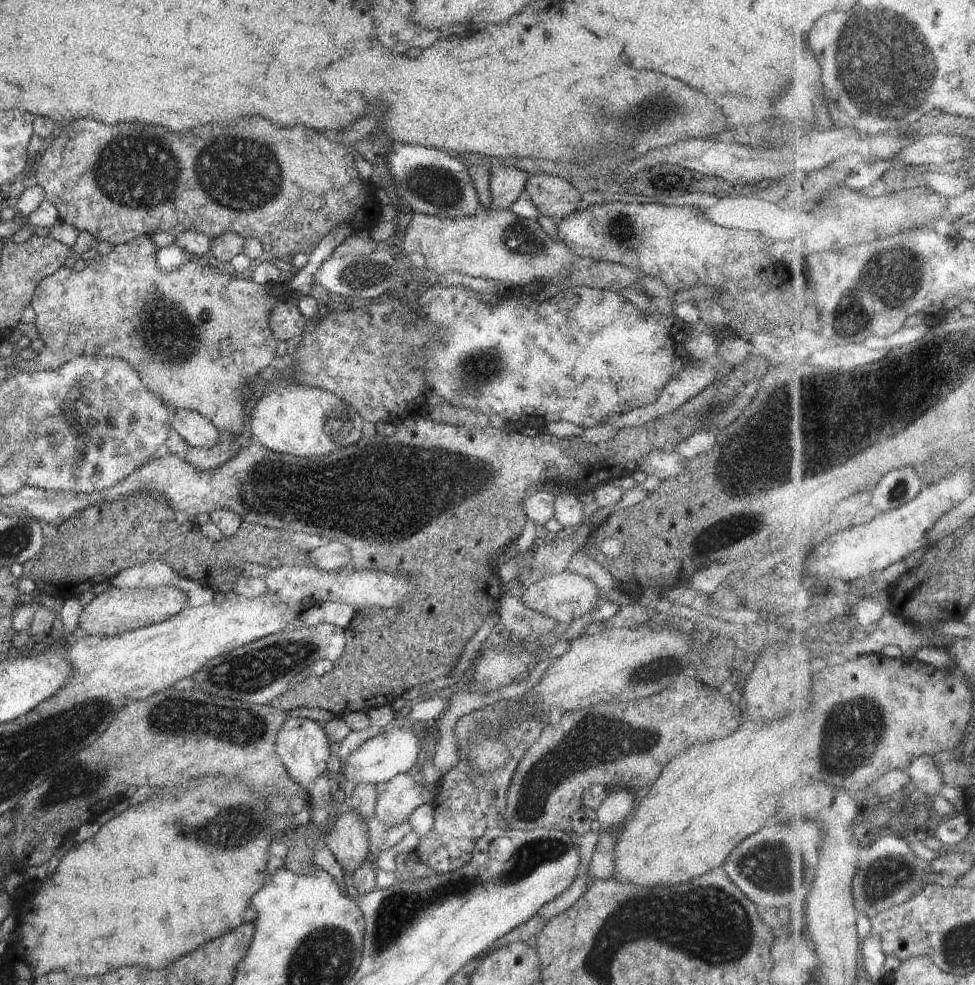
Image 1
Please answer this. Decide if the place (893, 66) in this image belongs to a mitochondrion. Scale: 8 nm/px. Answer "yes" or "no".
yes

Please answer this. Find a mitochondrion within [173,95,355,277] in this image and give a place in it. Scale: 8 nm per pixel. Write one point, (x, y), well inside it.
(238, 174)

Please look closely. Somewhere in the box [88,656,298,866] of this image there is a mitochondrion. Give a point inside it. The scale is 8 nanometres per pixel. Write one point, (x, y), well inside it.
(222, 820)

